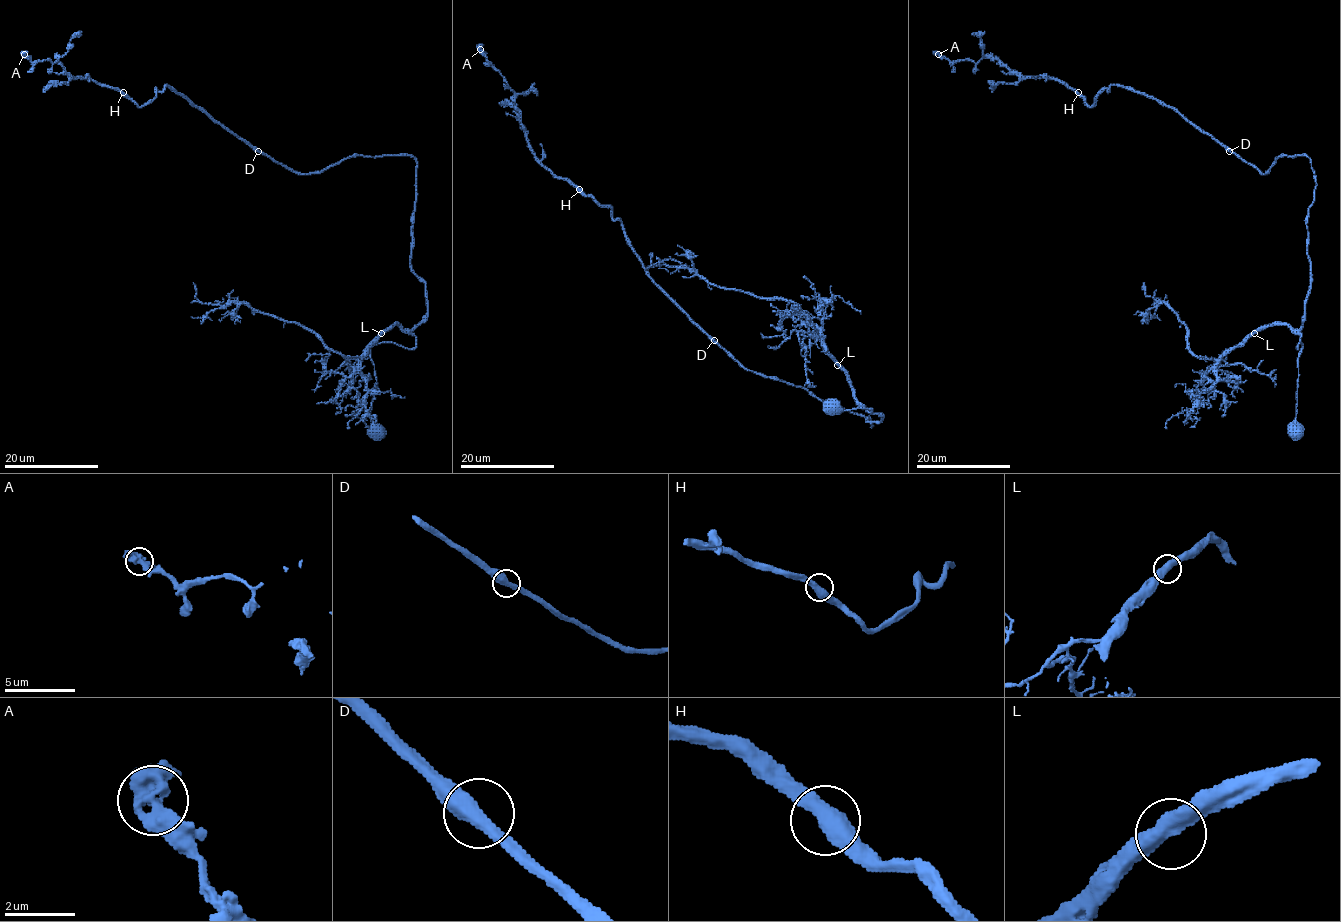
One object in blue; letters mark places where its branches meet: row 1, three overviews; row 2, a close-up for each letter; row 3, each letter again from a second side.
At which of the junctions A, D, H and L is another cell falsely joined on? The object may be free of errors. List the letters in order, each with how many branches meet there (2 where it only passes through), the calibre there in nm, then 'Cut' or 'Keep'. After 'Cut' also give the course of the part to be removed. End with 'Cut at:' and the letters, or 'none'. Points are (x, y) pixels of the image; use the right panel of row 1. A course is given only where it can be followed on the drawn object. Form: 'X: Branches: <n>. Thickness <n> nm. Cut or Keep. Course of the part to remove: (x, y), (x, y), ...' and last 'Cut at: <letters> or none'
A: Branches: 2. Thickness 500 nm. Keep
D: Branches: 2. Thickness 460 nm. Keep
H: Branches: 2. Thickness 480 nm. Keep
L: Branches: 2. Thickness 460 nm. Keep
Cut at: none

